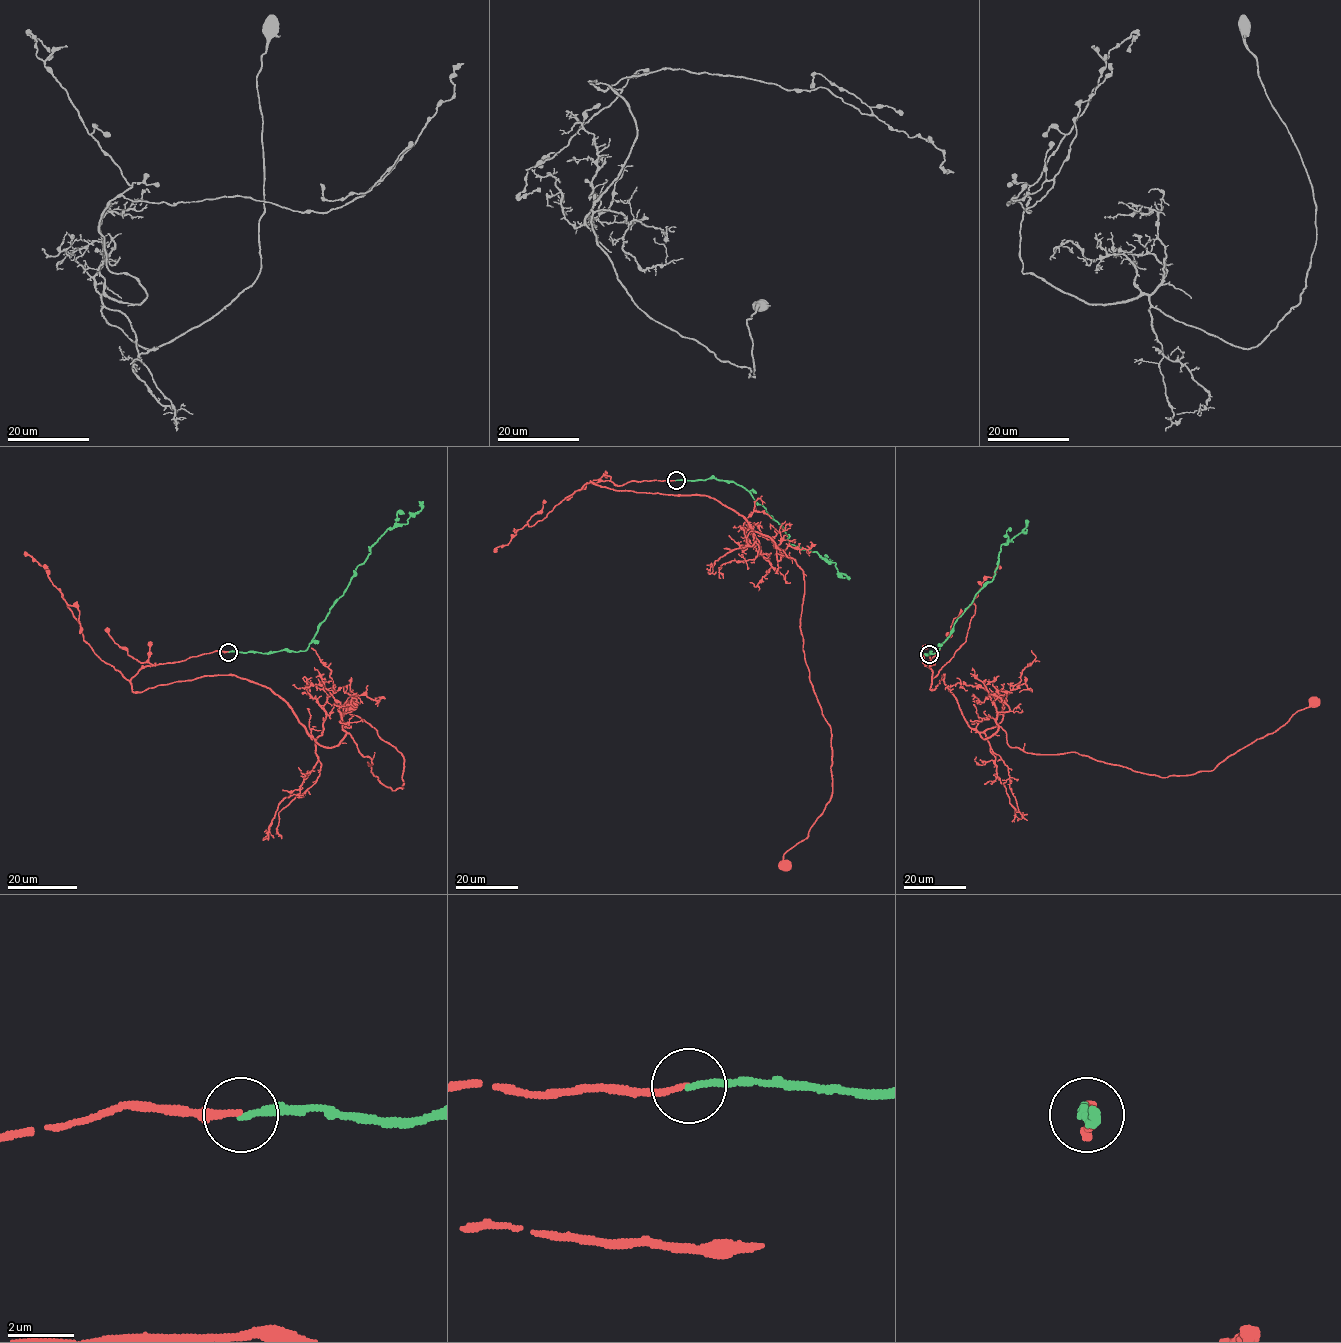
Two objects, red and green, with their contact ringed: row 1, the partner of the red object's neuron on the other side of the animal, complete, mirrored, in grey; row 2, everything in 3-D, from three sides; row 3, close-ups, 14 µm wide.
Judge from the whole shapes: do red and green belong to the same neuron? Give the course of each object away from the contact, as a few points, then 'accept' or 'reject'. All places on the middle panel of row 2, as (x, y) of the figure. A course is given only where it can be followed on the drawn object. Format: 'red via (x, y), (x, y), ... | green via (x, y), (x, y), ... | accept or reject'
red via (675, 480), (588, 482), (709, 496), (803, 572), (800, 629), (831, 731), (832, 796), (783, 855), (786, 865) | green via (675, 480), (716, 478), (743, 486), (783, 527), (790, 544), (817, 552), (836, 563), (837, 570), (850, 578) | reject

